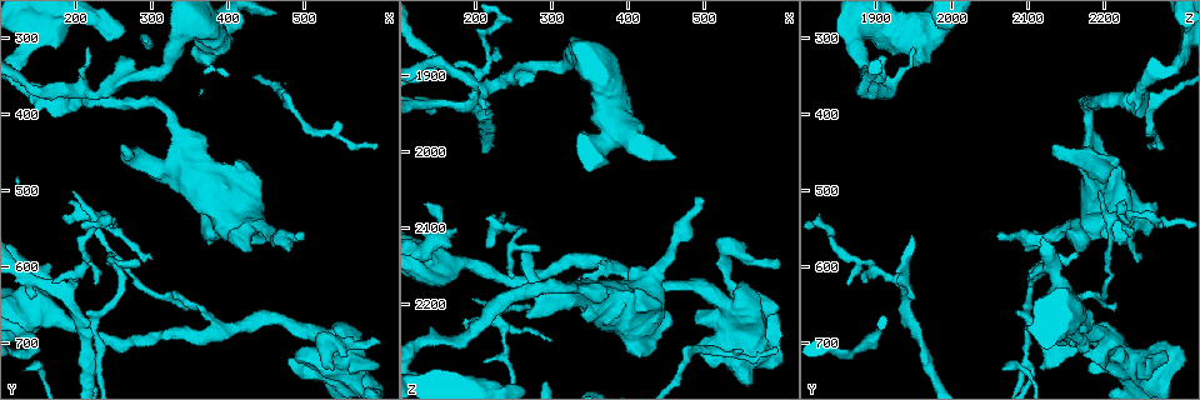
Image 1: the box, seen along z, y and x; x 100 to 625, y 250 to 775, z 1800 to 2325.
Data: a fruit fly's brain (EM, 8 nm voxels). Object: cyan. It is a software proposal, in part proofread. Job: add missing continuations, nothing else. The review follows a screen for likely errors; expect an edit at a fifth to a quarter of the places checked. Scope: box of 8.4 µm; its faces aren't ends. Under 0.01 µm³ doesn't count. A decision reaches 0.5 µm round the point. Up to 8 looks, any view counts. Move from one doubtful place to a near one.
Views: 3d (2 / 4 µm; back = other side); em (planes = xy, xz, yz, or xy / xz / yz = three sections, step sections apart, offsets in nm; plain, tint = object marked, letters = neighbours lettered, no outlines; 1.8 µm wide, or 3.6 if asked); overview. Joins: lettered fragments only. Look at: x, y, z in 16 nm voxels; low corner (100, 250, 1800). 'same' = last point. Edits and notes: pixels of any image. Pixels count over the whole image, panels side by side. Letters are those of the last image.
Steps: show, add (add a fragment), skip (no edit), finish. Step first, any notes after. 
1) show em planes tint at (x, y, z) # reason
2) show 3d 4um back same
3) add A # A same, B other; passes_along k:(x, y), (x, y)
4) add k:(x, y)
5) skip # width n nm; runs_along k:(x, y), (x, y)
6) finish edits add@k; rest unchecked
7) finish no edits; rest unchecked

show em planes letters at (165, 620, 1885) # branch stops here

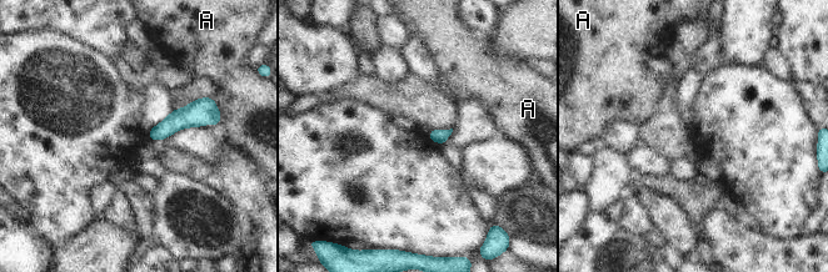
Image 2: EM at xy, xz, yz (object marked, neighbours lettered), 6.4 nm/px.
skip # width 90 nm; A other; border 2:(212, 96), (220, 116), (215, 126); none of them fits

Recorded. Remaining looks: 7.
show 3d 4um back at (260, 440, 2130) # an open end

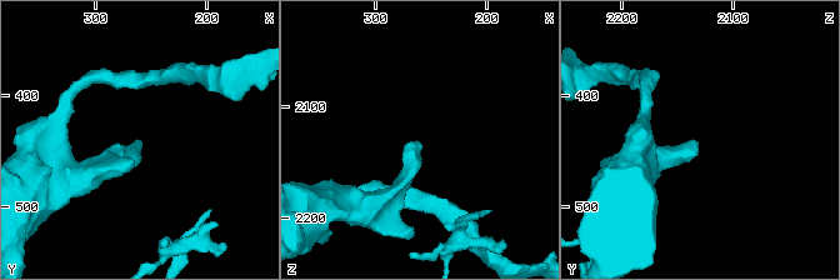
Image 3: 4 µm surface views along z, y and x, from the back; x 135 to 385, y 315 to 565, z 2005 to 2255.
show em yz step 8 plain at (258, 442, 2130)

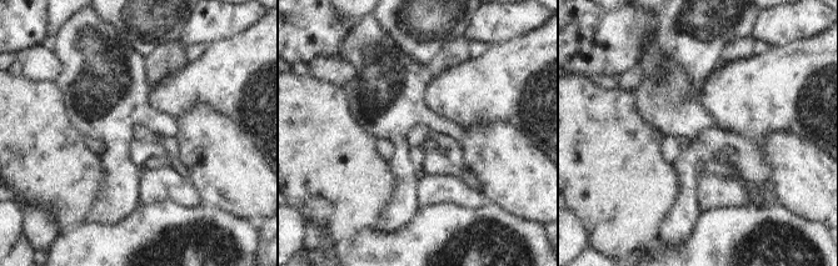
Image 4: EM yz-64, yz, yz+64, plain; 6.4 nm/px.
show em yz step 8 letters same

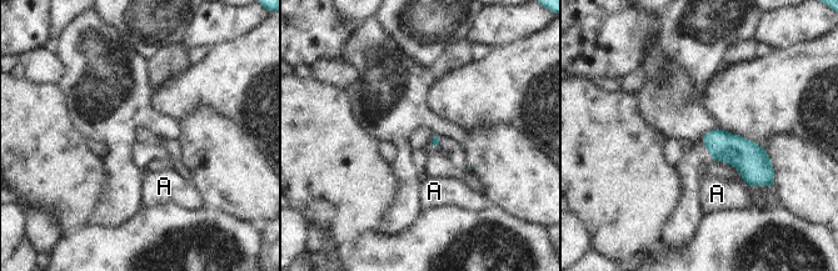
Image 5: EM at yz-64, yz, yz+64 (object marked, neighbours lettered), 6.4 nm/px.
skip # A other; border 5:(743, 180), (748, 185); none of them fits

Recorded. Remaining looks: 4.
show em planes plain at (525, 710, 2135) # abrupt turn

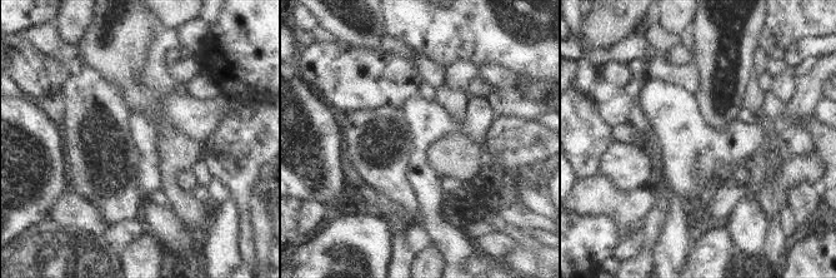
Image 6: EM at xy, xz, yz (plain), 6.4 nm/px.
show em planes letters same

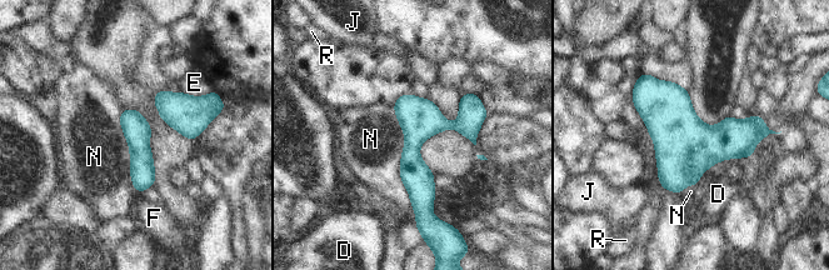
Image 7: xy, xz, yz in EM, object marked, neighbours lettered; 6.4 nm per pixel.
skip # D other, E other, F other, J other, N other, R other; border 7:(391, 106), (411, 205); none of them fits

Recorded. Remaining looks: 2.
finish no edits; rest unchecked

